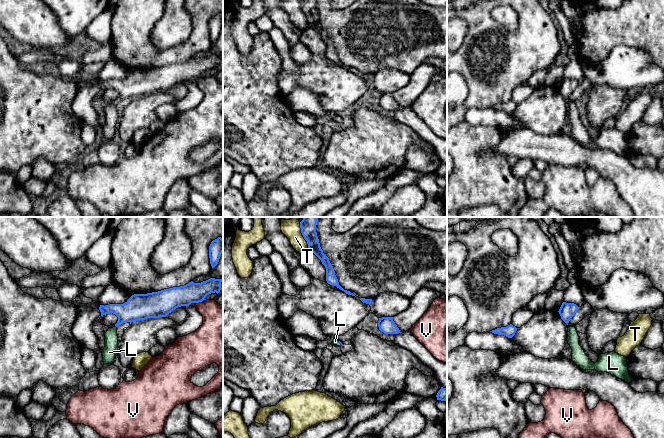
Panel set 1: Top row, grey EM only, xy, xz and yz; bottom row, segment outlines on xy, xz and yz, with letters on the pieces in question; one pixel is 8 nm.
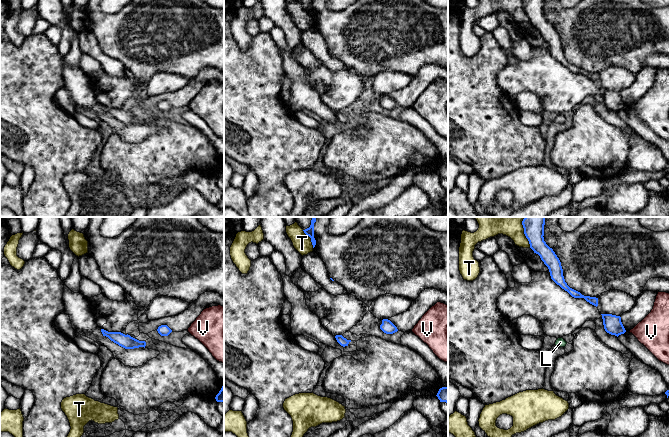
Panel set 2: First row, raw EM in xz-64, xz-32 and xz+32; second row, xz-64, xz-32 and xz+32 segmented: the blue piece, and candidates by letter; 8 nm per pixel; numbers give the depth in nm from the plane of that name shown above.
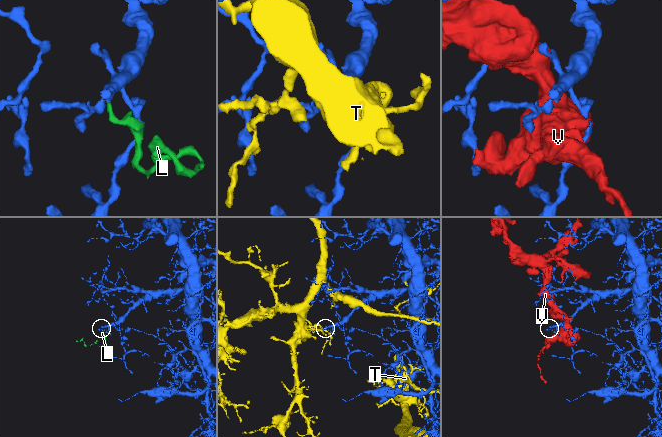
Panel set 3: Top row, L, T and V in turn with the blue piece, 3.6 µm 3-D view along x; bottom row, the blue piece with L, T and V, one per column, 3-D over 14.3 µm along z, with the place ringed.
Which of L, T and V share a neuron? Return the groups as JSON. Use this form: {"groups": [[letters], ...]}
{"groups": [["L"], ["T"], ["V"]]}

